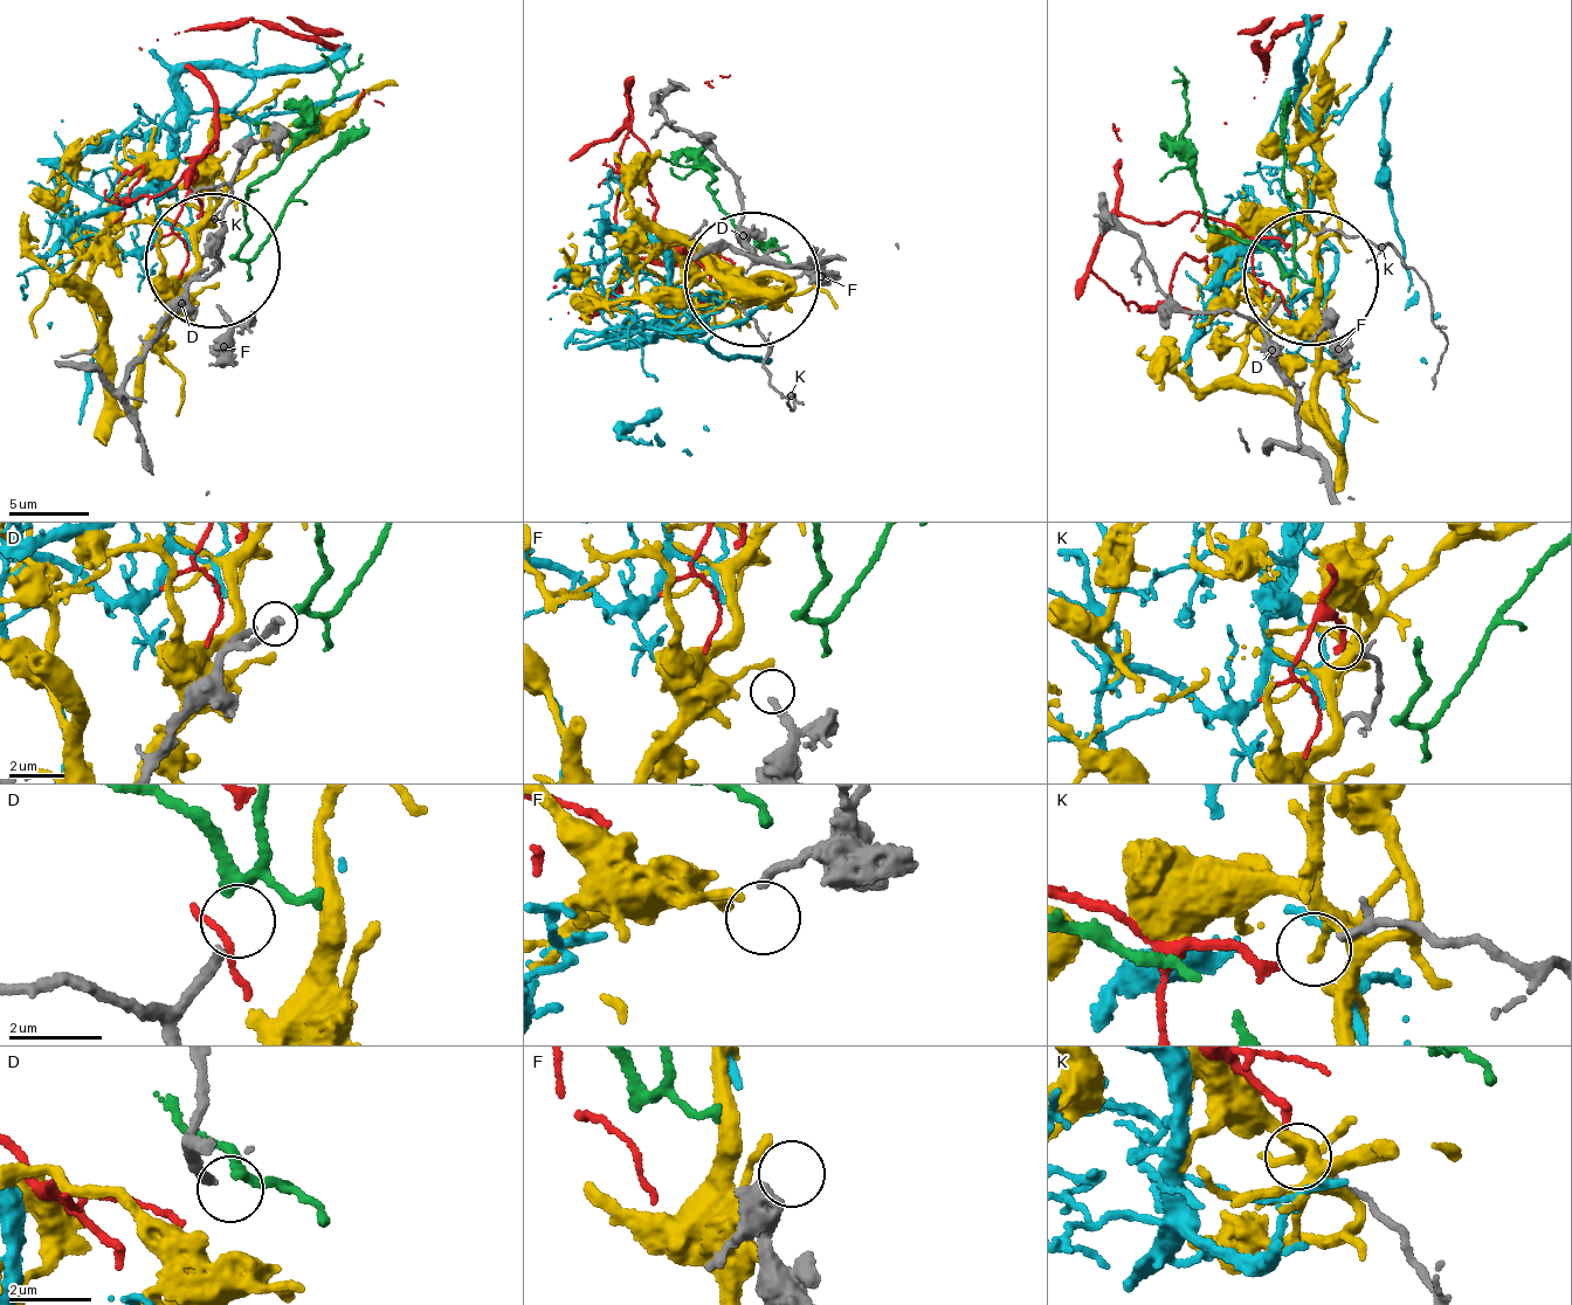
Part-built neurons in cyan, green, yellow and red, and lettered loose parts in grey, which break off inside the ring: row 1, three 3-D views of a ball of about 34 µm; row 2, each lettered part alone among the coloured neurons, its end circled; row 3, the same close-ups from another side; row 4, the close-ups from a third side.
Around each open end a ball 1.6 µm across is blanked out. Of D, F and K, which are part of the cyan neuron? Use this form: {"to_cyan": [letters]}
{"to_cyan": []}

